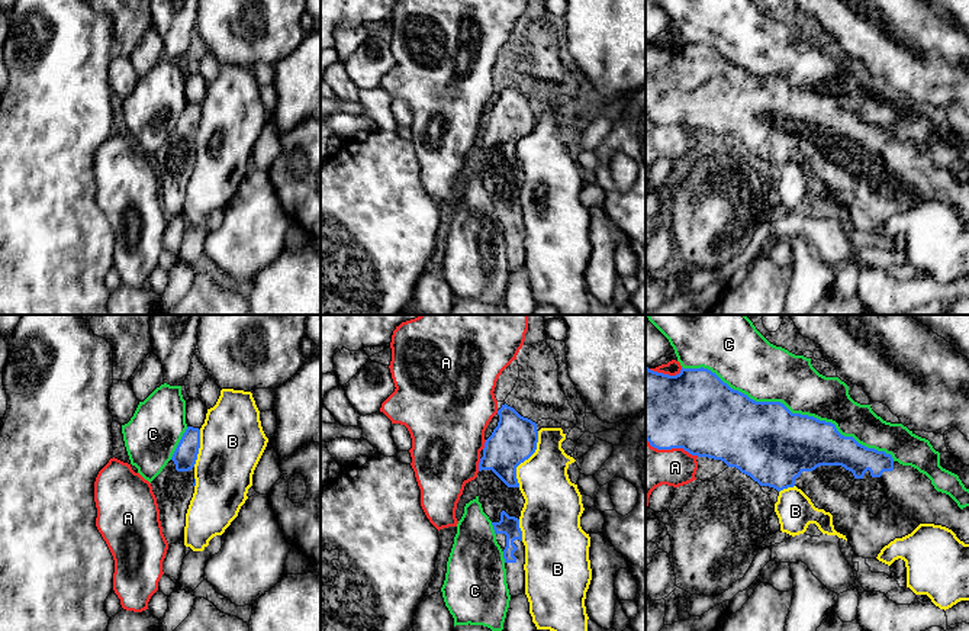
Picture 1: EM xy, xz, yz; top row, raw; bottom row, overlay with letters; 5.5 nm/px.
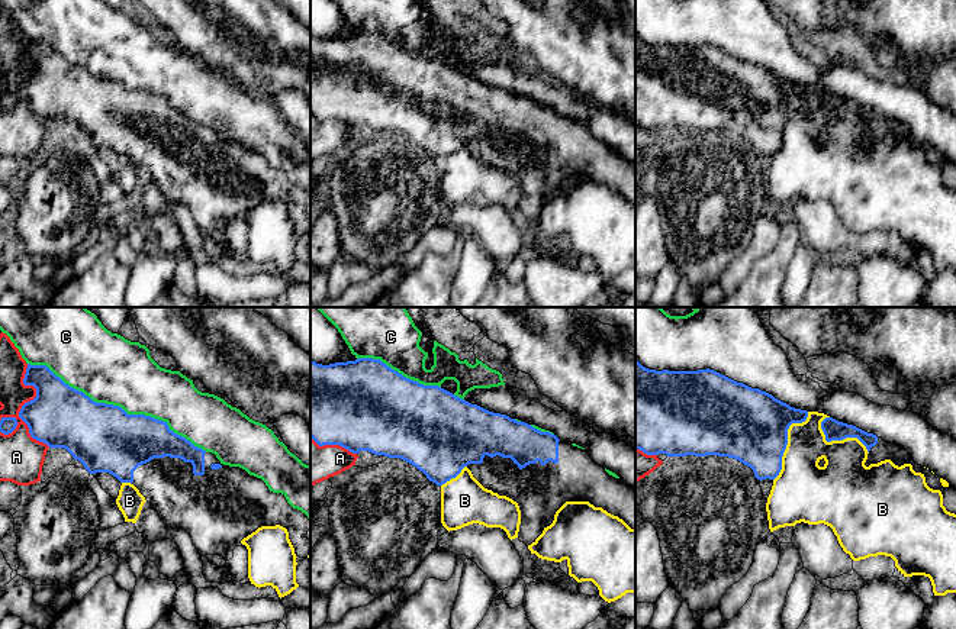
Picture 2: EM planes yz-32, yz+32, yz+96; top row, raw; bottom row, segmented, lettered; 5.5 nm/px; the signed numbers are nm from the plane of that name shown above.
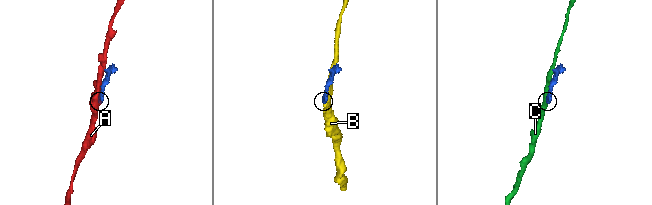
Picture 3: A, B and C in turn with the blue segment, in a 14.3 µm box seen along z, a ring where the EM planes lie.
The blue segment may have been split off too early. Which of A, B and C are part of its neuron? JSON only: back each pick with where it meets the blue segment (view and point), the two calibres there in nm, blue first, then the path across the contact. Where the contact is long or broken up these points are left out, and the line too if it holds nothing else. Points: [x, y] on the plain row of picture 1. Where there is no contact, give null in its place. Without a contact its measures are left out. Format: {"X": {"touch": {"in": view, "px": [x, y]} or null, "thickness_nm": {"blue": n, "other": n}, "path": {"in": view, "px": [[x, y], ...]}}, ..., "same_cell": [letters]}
{"same_cell": []}

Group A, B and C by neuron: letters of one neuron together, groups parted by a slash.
A / B / C

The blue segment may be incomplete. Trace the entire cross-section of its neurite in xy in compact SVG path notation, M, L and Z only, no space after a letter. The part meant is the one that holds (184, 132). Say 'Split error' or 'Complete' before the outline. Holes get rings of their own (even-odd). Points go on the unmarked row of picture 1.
Split error. M187 102L171 135L151 157L168 220L184 219L186 189L194 168L194 139L199 123L200 104Z

